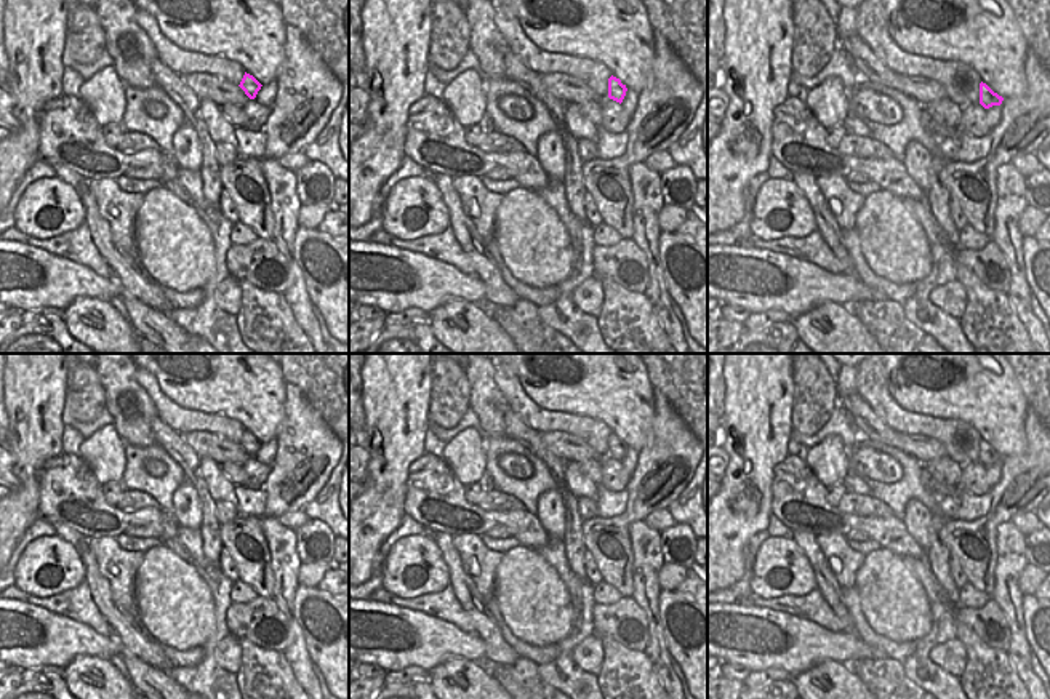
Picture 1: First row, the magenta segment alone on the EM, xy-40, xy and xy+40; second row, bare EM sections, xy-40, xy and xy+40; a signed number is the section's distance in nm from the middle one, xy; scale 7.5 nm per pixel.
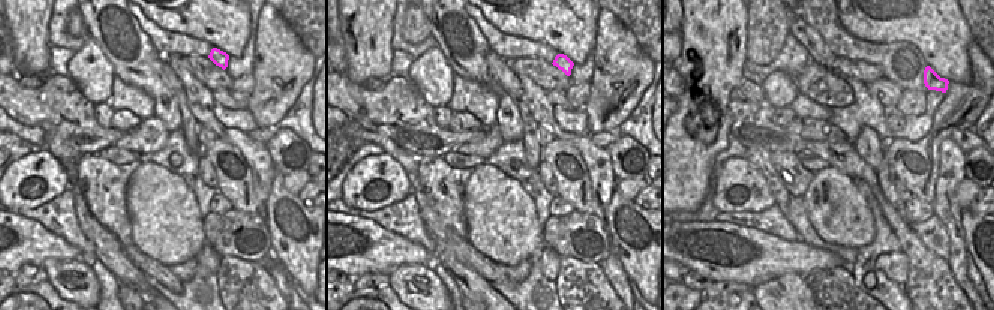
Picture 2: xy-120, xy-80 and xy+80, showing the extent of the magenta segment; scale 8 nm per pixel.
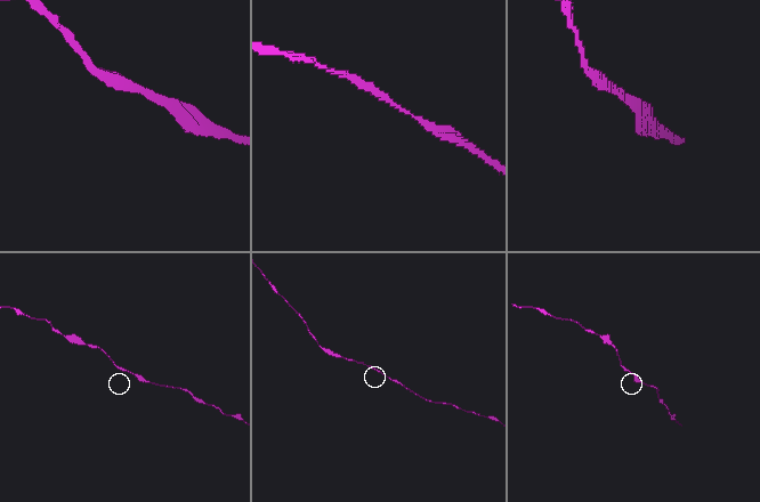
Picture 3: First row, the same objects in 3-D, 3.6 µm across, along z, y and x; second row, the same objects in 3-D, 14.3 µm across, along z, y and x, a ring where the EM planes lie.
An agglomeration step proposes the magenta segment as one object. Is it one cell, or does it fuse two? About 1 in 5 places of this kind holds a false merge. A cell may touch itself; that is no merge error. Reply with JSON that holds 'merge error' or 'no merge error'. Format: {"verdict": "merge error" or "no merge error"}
{"verdict": "no merge error"}

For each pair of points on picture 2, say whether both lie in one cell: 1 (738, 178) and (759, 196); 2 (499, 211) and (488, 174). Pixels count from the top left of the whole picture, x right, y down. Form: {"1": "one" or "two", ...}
{"1": "one", "2": "one"}

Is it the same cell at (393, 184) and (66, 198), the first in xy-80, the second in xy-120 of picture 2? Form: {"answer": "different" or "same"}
{"answer": "different"}

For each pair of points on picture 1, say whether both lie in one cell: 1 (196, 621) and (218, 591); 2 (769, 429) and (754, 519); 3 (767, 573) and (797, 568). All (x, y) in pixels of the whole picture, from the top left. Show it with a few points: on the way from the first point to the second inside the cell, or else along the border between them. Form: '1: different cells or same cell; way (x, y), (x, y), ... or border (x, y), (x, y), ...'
1: different cells; border (192, 565), (210, 591), (215, 610), (212, 634)
2: same cell; way (761, 451), (761, 496)
3: same cell; way (775, 567), (789, 567)

